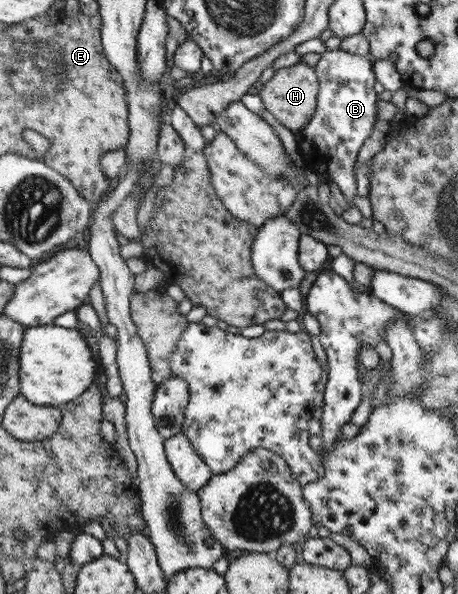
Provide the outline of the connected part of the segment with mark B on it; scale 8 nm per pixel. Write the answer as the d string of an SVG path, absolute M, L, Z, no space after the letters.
M336 49L326 50L319 57L313 67L318 81L316 107L308 123L294 132L296 147L304 163L303 170L310 169L322 176L325 182L332 181L346 201L353 201L356 184L352 169L356 153L364 139L370 135L376 123L376 114L381 112L377 111L377 94L372 88L376 79L372 63L364 56Z

